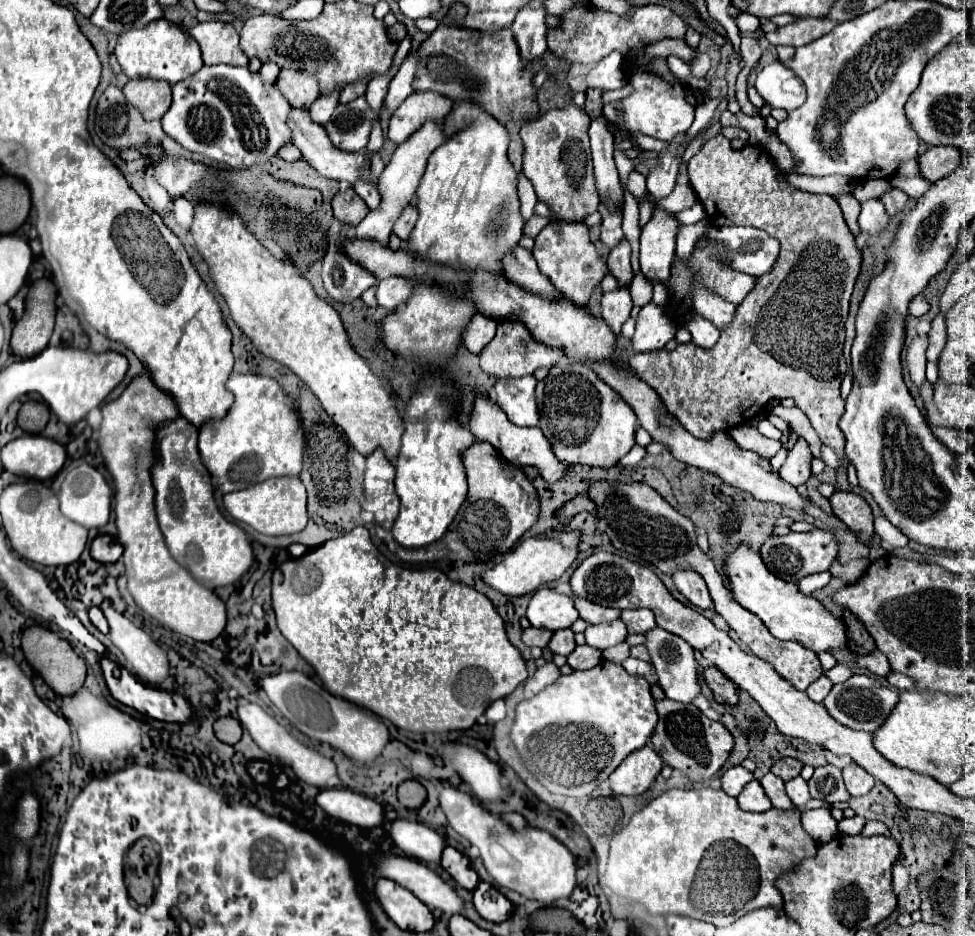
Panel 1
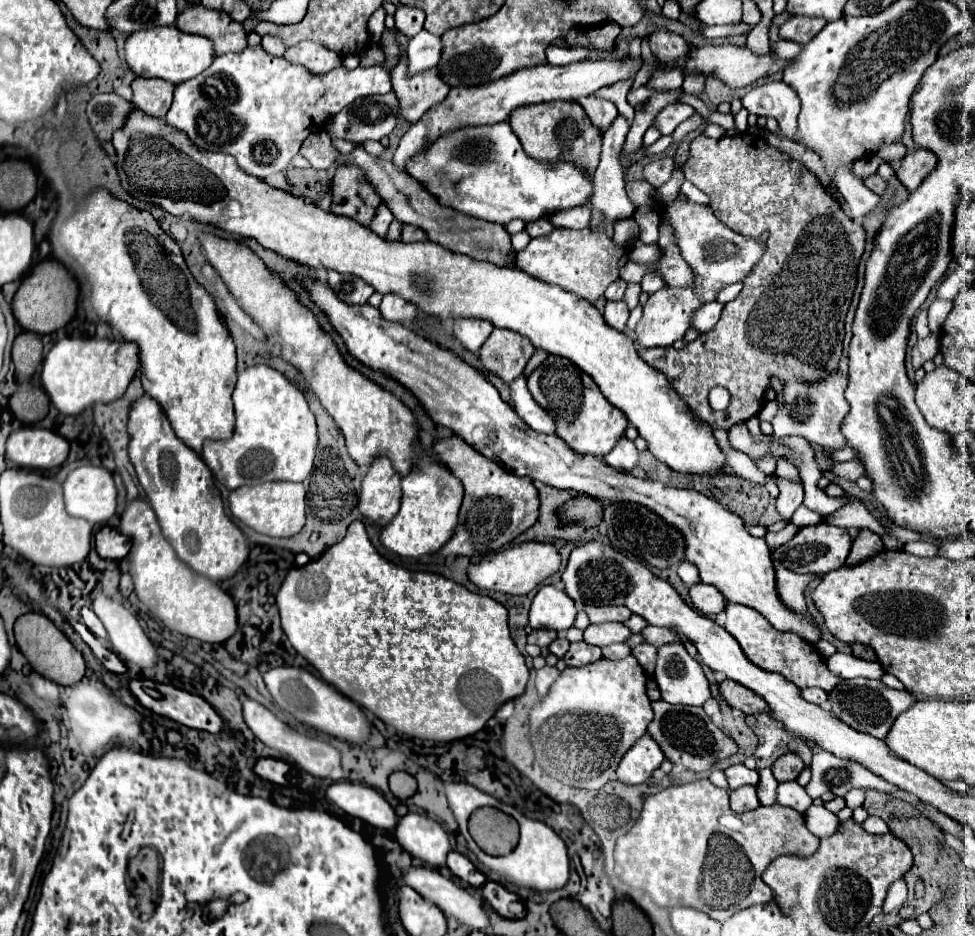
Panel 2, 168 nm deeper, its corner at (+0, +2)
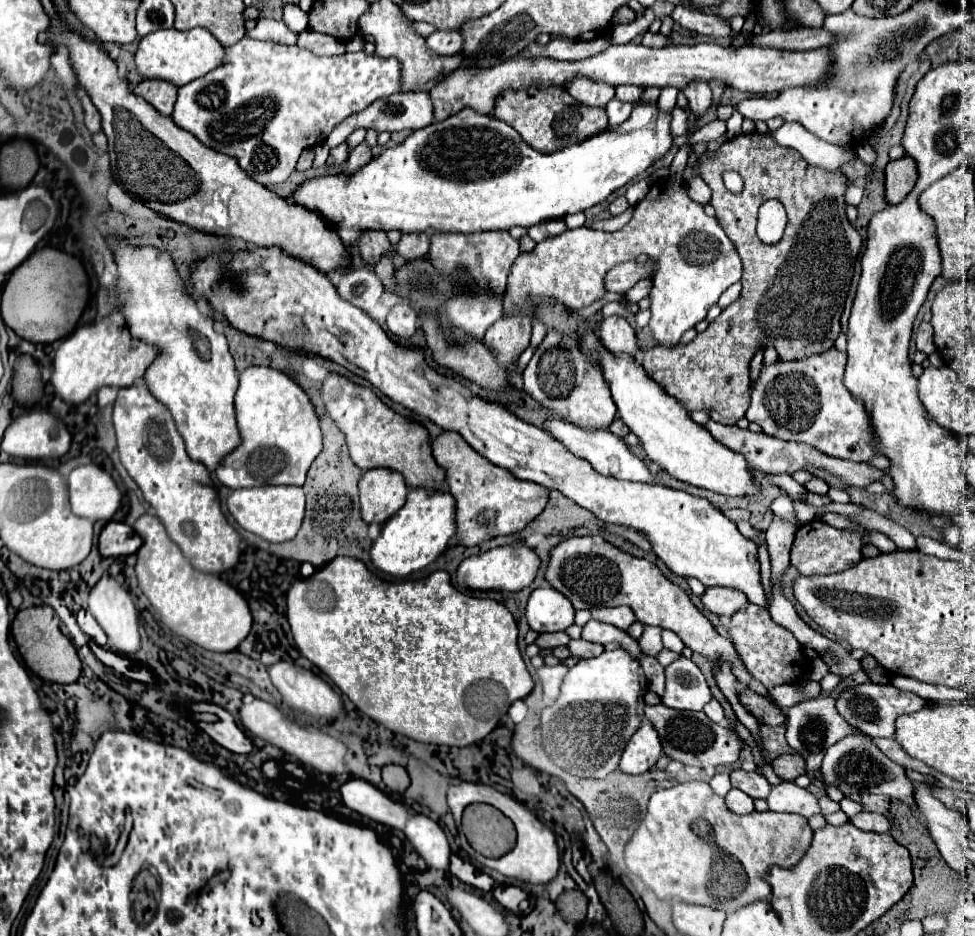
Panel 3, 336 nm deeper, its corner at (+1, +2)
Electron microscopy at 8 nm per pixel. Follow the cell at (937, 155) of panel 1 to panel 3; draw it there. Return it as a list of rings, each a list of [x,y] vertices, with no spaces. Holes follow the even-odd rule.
[[[901,157],[897,161],[889,161],[885,167],[885,187],[887,187],[887,201],[891,205],[901,203],[917,181],[917,163],[911,157]]]

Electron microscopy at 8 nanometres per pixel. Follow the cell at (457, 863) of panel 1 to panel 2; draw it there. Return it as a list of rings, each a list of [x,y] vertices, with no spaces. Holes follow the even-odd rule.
[[[450,851],[448,853],[448,869],[458,877],[462,879],[464,883],[472,885],[472,887],[482,887],[486,883],[486,875],[480,873],[472,863],[470,859],[466,859],[464,855],[456,853],[456,851]]]

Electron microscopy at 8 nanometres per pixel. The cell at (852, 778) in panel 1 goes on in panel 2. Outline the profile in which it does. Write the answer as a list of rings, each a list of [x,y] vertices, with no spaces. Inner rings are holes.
[[[852,789],[844,799],[846,799],[846,807],[856,809],[856,807],[860,807],[864,803],[864,791],[862,789]]]

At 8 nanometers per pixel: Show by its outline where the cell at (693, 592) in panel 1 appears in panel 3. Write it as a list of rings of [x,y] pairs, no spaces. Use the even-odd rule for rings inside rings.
[[[711,587],[701,595],[703,607],[715,615],[727,615],[731,617],[735,611],[745,607],[747,597],[735,589],[727,587]]]

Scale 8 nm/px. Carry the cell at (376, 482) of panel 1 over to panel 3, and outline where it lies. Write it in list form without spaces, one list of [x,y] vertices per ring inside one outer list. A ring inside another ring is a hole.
[[[379,467],[363,473],[359,481],[361,493],[361,517],[367,523],[385,523],[393,517],[407,497],[407,485],[401,473]]]

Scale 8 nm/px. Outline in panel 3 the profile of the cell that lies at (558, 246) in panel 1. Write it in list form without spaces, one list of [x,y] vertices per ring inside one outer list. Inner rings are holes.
[[[661,179],[661,181],[655,181],[651,185],[651,191],[647,193],[647,197],[637,203],[631,221],[623,229],[619,229],[615,233],[607,233],[607,231],[593,231],[589,227],[579,227],[579,229],[571,229],[557,237],[549,237],[549,239],[537,243],[531,253],[521,253],[515,259],[509,279],[507,279],[507,301],[505,303],[509,309],[505,309],[505,313],[509,313],[511,307],[519,301],[527,301],[527,303],[543,301],[547,297],[553,297],[571,309],[589,307],[589,305],[593,305],[593,301],[601,301],[601,293],[607,293],[607,289],[605,289],[607,271],[623,261],[637,259],[641,253],[659,261],[659,269],[653,277],[653,289],[649,295],[649,299],[651,299],[649,329],[653,333],[655,343],[663,345],[663,347],[677,345],[681,335],[687,329],[695,327],[699,321],[705,319],[709,307],[717,303],[721,293],[729,285],[733,285],[741,279],[741,257],[739,257],[735,245],[731,243],[731,239],[725,235],[725,231],[717,223],[717,219],[709,217],[703,211],[703,207],[687,195],[683,183]]]

